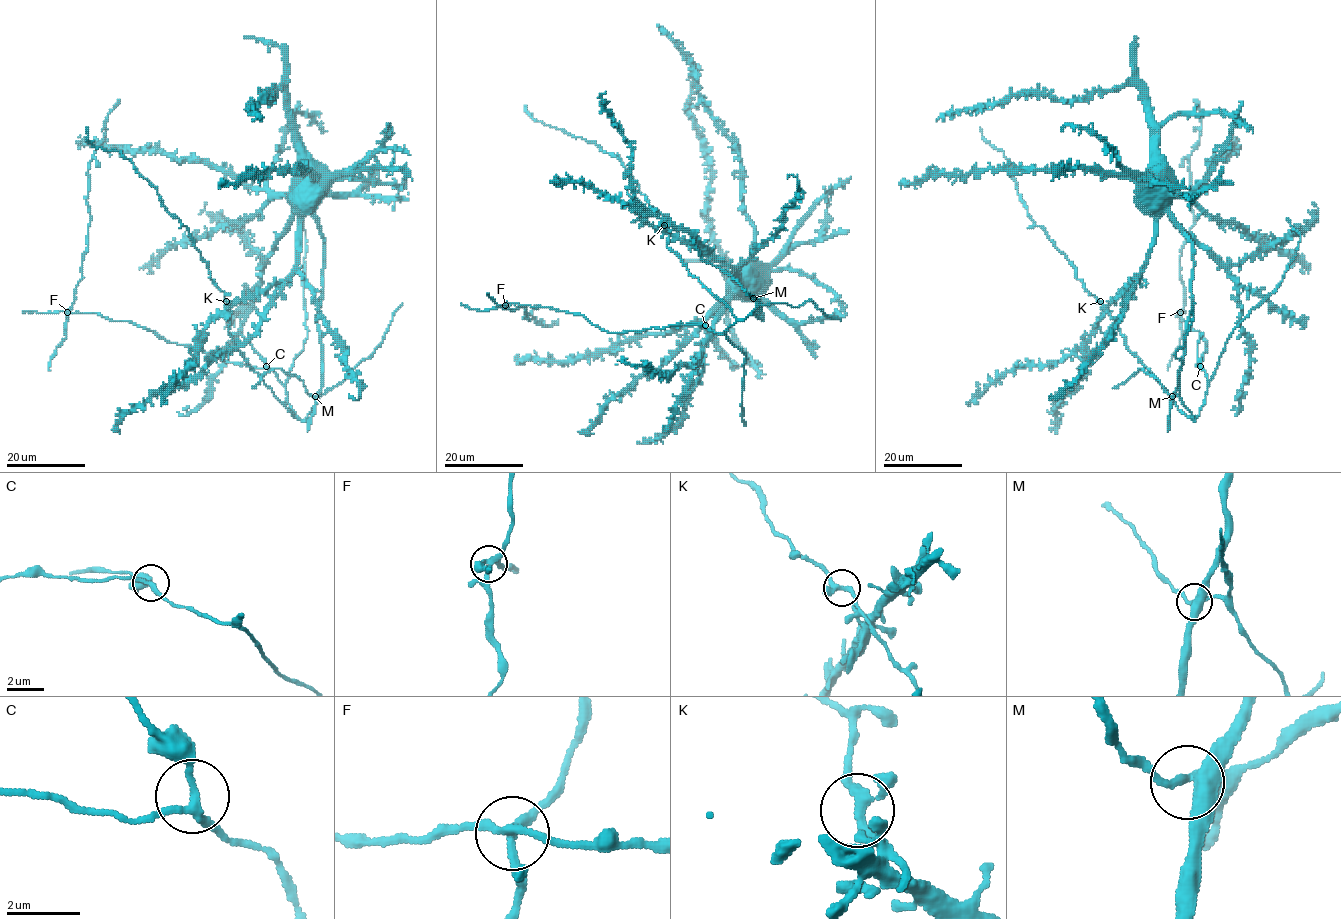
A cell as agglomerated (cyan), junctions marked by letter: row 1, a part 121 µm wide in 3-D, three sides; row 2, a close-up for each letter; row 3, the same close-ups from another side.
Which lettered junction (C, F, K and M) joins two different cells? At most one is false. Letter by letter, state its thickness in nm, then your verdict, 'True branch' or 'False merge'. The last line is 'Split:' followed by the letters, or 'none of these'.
C: Thickness 200 nm. True branch
F: Thickness 260 nm. False merge
K: Thickness 240 nm. True branch
M: Thickness 240 nm. True branch
Split: F

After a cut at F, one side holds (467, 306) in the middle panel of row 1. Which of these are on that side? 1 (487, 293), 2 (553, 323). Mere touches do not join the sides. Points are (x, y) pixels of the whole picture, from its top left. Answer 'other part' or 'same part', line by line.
1: other part
2: other part

